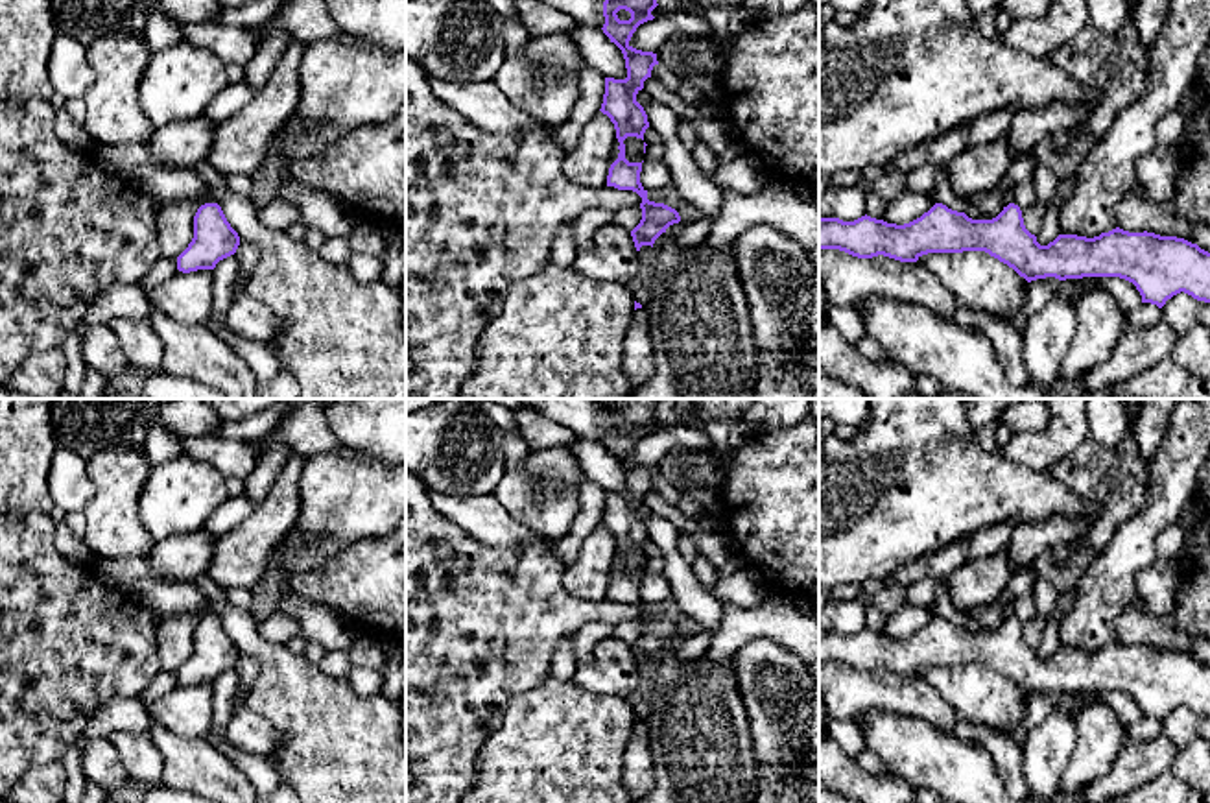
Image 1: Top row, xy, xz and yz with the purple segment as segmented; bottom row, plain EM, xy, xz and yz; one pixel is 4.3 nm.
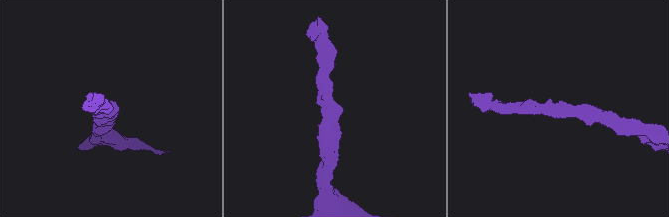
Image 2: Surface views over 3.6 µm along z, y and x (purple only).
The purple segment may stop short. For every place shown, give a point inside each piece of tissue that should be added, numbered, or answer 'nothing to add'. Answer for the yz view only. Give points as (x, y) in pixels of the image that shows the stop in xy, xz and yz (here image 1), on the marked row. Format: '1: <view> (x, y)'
nothing to add

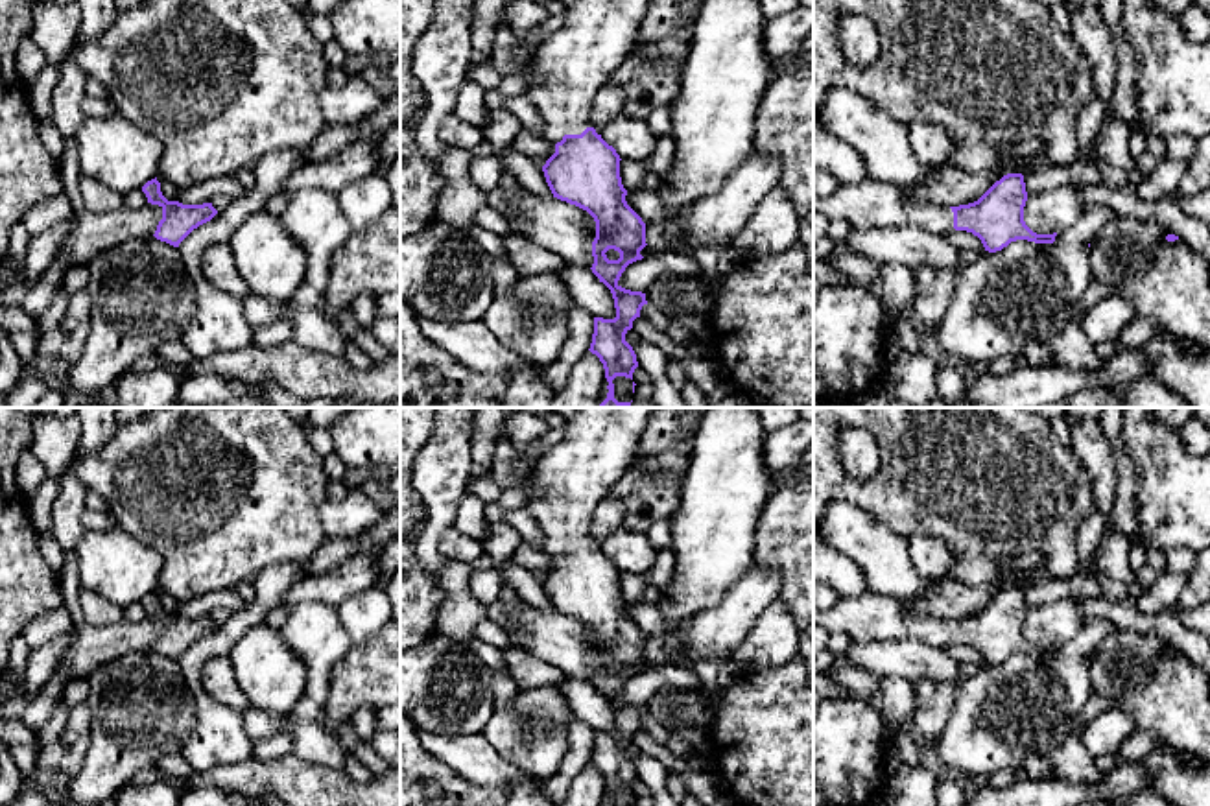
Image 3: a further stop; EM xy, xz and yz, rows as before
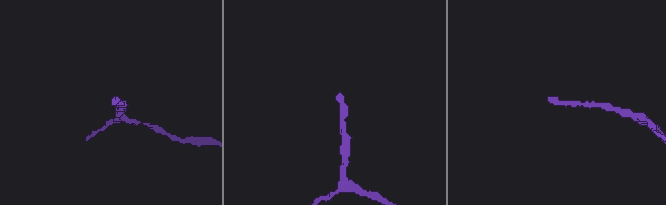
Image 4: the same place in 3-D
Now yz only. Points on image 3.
1: yz (867, 205)

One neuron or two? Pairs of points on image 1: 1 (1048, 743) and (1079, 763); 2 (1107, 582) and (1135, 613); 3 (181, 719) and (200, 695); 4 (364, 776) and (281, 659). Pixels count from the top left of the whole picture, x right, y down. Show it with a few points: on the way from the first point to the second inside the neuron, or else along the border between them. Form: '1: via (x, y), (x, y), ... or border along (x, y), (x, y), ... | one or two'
1: border along (1076, 717), (1076, 748), (1059, 783) | two
2: border along (1137, 597), (1120, 615), (1115, 639) | two
3: via (187, 713), (196, 700) | one
4: via (336, 746), (325, 726), (290, 689) | one

